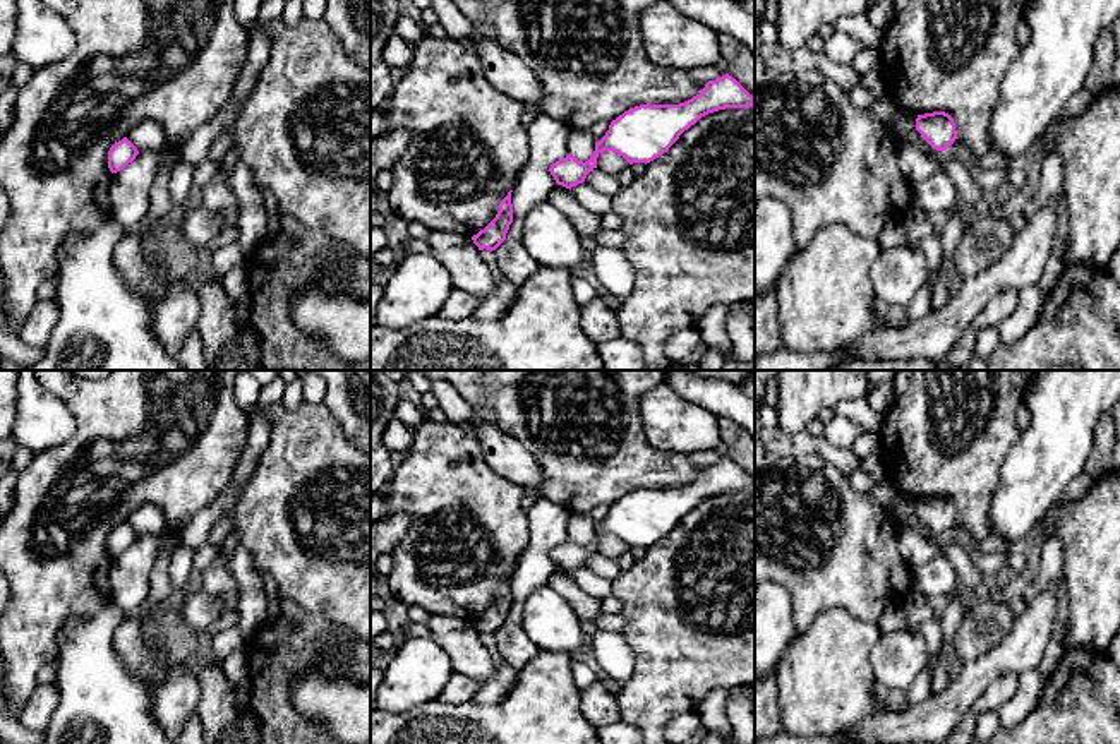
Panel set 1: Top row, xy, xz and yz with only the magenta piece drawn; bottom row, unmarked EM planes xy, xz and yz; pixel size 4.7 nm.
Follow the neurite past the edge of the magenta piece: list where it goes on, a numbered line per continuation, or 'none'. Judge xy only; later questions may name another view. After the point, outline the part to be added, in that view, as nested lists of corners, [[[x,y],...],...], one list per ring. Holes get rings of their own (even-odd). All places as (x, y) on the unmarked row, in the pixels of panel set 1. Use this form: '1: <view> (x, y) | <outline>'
none

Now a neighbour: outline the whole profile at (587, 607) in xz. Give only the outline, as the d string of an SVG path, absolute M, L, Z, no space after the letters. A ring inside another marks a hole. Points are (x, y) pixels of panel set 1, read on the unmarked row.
M557 569L556 578L557 593L571 605L578 617L595 622L602 614L600 600L587 595L569 573Z

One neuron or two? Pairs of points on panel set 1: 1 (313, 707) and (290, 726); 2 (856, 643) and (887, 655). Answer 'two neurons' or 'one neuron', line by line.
1: two neurons
2: two neurons

